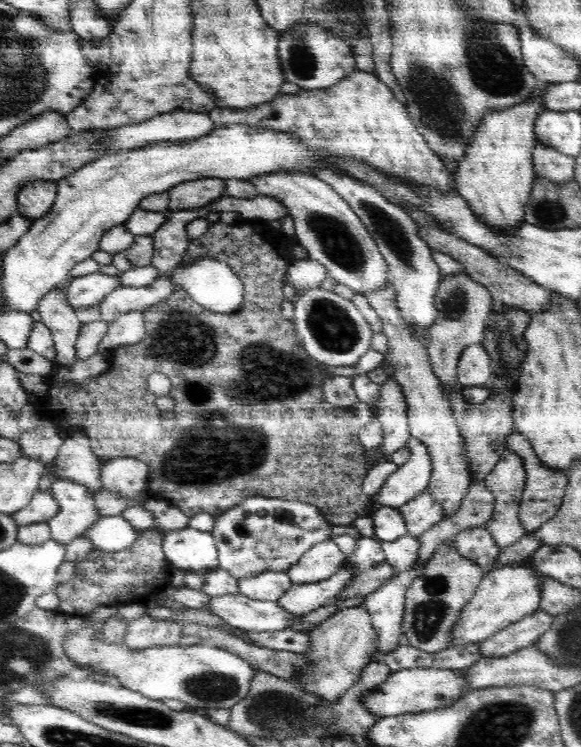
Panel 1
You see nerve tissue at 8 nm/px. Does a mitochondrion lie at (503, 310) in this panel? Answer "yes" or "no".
no

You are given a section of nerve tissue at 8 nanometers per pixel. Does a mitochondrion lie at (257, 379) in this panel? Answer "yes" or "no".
yes

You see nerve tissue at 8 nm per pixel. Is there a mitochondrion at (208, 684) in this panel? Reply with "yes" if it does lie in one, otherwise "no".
yes

